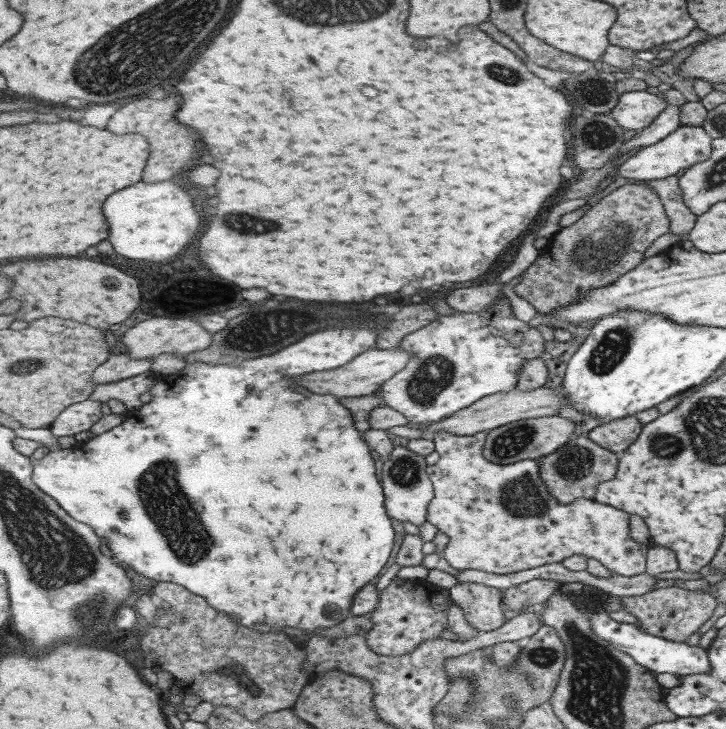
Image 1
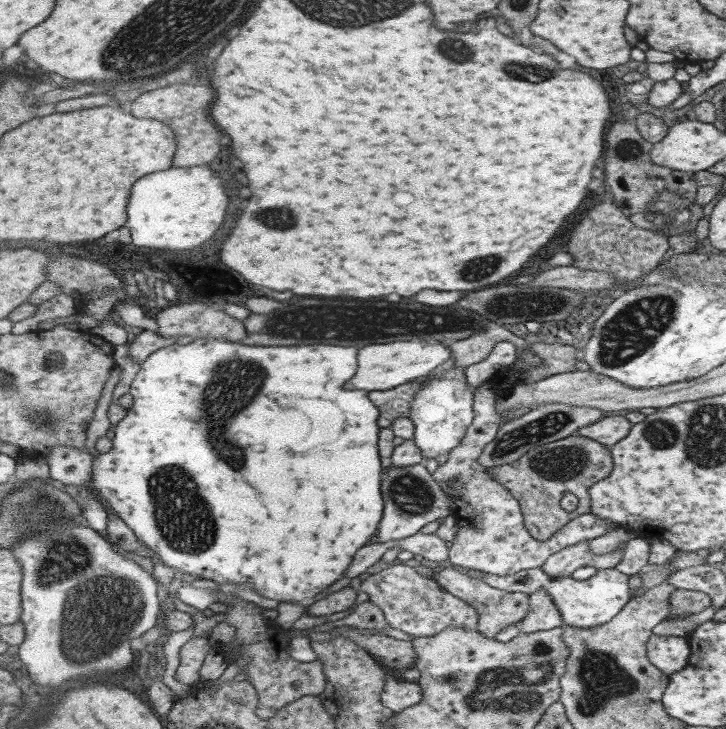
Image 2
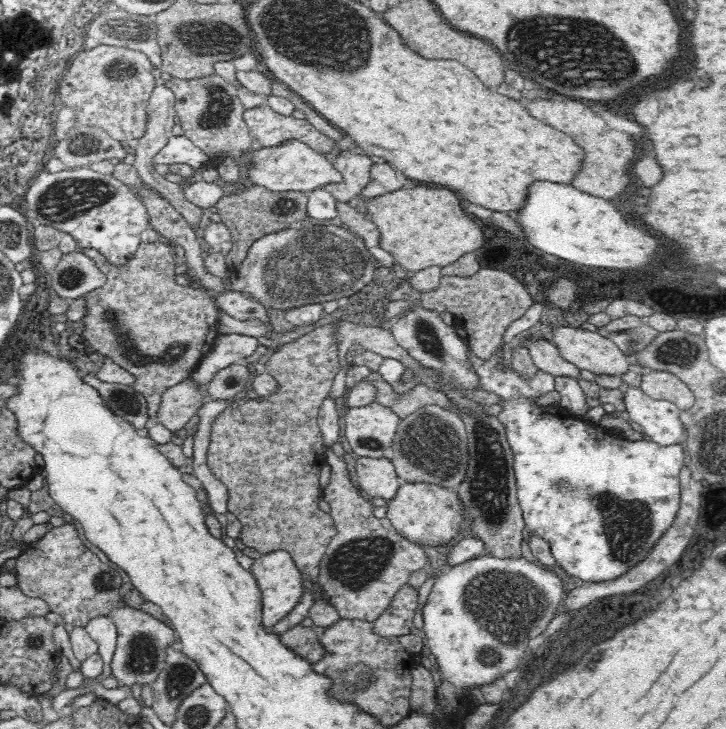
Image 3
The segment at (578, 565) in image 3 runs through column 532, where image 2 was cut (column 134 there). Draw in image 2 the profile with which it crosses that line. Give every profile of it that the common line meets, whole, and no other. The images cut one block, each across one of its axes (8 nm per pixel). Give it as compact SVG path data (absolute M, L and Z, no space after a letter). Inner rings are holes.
M201 338L186 345L172 344L156 350L141 364L130 384L129 393L133 396L134 403L114 427L113 450L100 453L94 458L91 485L98 491L101 500L97 502L97 494L91 492L89 486L68 486L68 491L82 504L84 523L106 535L111 516L109 510L112 510L135 531L141 543L154 551L165 565L174 570L181 570L203 579L212 579L217 584L224 582L251 584L257 594L278 602L304 604L315 601L313 598L317 594L331 588L336 580L346 577L350 566L354 564L355 555L360 549L367 547L371 538L378 534L386 506L382 494L385 475L379 448L382 429L378 423L380 410L370 399L369 392L357 392L348 386L358 373L360 349L357 346L331 346L331 344L257 346L223 338Z

